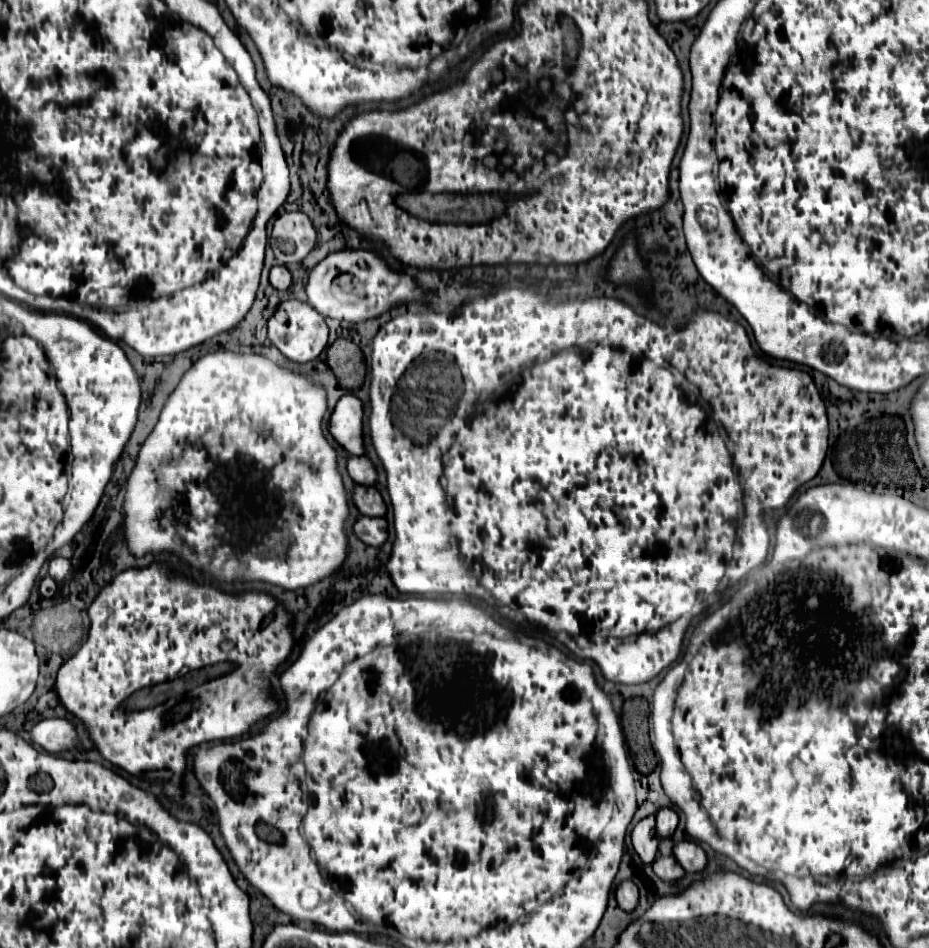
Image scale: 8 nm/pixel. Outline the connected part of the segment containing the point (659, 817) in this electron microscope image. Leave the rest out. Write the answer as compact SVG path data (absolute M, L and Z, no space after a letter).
M660 808L656 814L658 836L670 836L678 826L678 814L672 808Z

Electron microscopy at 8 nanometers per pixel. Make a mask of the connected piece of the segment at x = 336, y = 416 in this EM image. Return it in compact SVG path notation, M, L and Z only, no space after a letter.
M346 394L338 400L328 430L334 436L334 440L346 448L352 456L364 454L362 448L362 402L354 394Z

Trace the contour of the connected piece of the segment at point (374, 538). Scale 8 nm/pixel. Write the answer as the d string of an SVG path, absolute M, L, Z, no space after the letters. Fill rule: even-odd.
M358 516L354 522L354 534L368 546L382 546L388 536L388 524L384 518L368 518Z

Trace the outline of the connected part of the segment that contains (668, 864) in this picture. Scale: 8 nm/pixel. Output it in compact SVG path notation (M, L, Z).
M660 856L654 860L652 870L656 872L656 876L660 876L666 882L674 882L678 878L684 876L684 868L680 868L680 864L676 862L674 856Z

